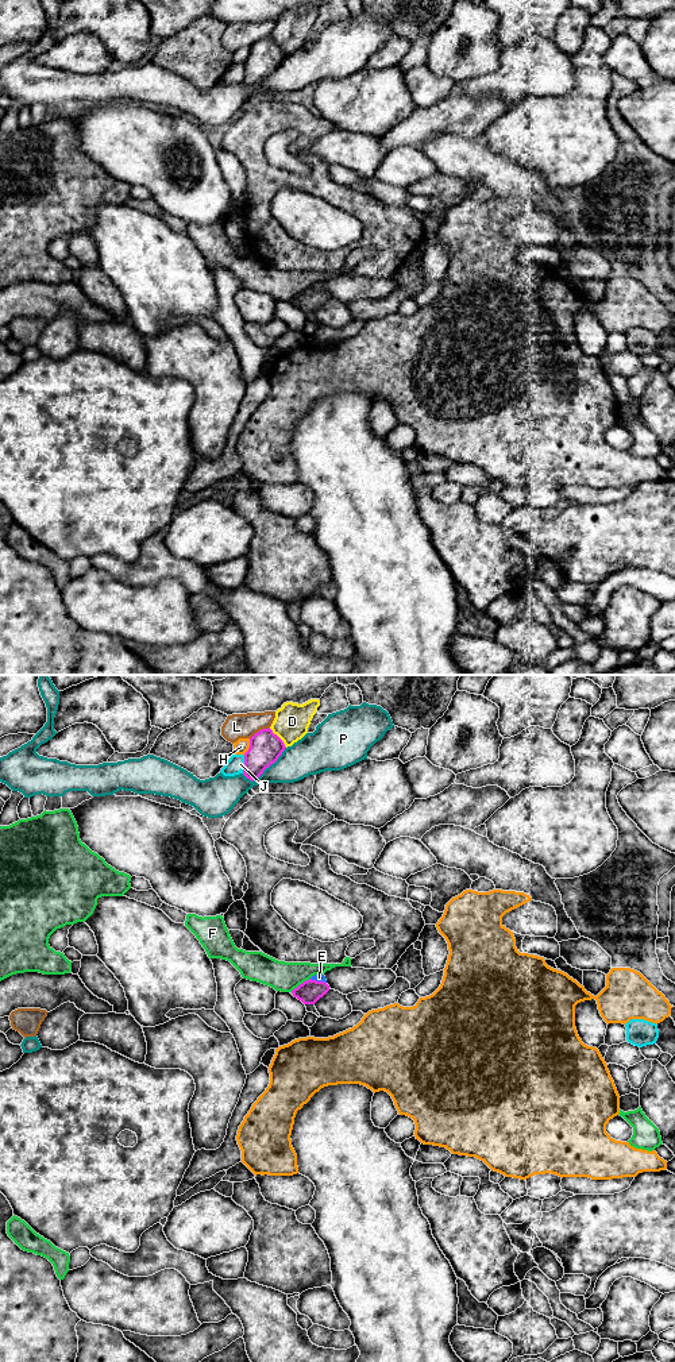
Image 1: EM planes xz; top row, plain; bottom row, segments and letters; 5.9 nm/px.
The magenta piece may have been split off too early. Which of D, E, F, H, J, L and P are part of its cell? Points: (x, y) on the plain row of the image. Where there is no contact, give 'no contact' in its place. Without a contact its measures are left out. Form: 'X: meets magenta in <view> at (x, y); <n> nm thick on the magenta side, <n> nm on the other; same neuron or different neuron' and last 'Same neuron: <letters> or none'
D: meets magenta in xz at (278, 46); 190 nm thick on the magenta side, 200 nm on the other; different neuron
E: meets magenta in xz at (319, 290); 140 nm thick on the magenta side, 50 nm on the other; same neuron
F: meets magenta in xz at (300, 293); 140 nm thick on the magenta side, 180 nm on the other; different neuron
H: meets magenta in xz at (250, 56); 190 nm thick on the magenta side, 90 nm on the other; different neuron
J: meets magenta in xz at (245, 73); 190 nm thick on the magenta side, 110 nm on the other; different neuron
L: meets magenta in xz at (259, 39); 190 nm thick on the magenta side, 150 nm on the other; different neuron
P: meets magenta in xz at (265, 77); 190 nm thick on the magenta side, 220 nm on the other; different neuron
Same neuron: E

